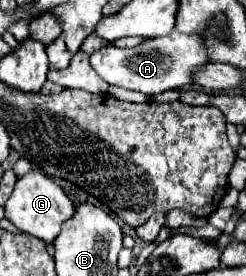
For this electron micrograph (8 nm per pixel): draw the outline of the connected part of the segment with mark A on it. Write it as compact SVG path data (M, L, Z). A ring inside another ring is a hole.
M178 30L162 38L150 38L136 48L116 48L104 46L90 56L90 64L108 84L122 86L126 90L136 90L148 96L162 94L166 90L182 90L192 84L192 74L208 64L206 40L202 36L188 36Z

